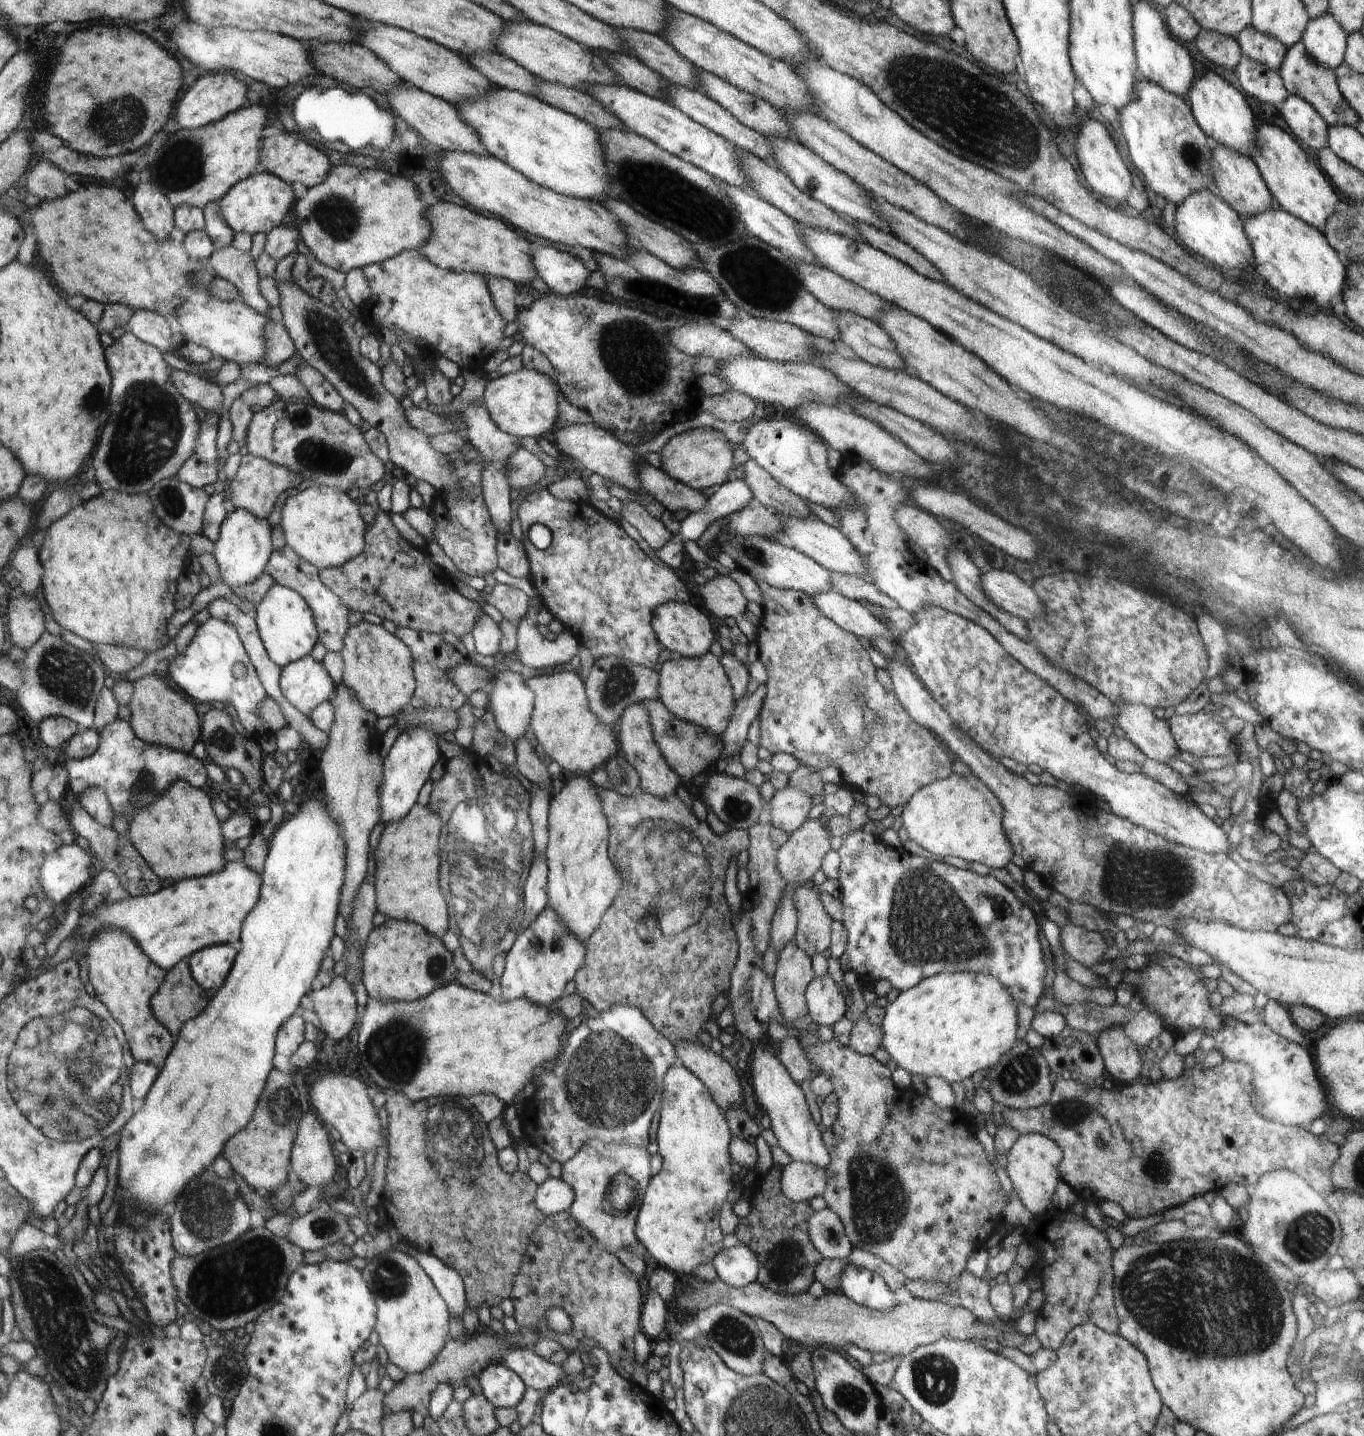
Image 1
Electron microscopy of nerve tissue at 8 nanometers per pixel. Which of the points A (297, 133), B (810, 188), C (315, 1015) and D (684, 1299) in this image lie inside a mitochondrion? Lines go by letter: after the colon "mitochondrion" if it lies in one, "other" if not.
A: other
B: other
C: other
D: other

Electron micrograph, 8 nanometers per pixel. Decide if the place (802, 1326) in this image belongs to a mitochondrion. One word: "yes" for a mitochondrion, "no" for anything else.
no

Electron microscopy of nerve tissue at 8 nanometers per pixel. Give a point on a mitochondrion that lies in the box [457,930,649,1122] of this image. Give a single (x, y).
(559, 942)

